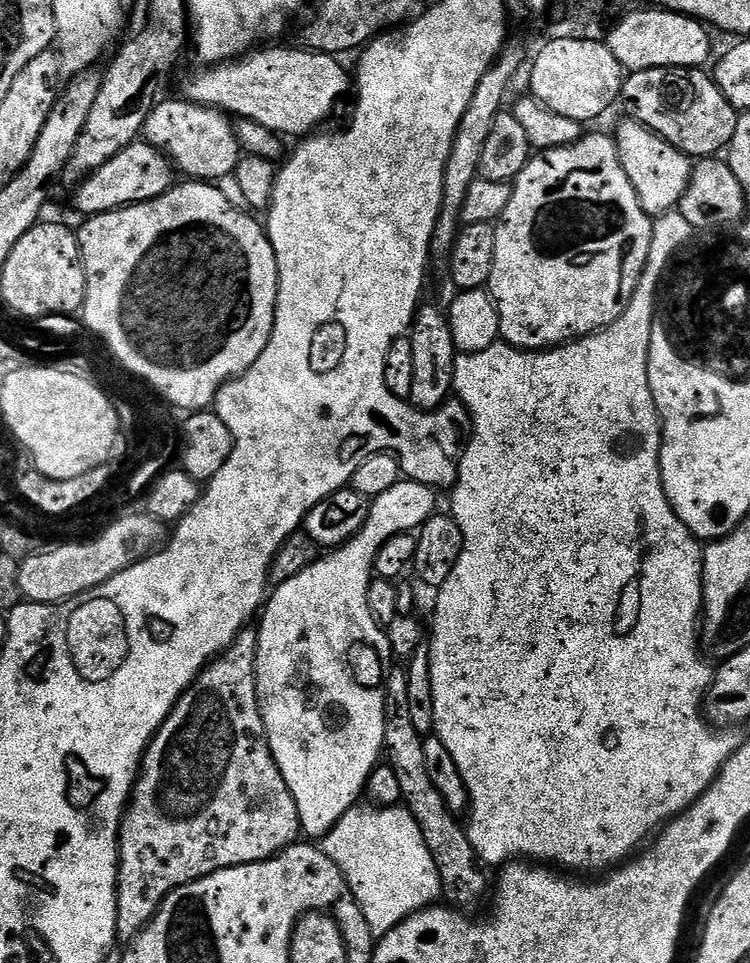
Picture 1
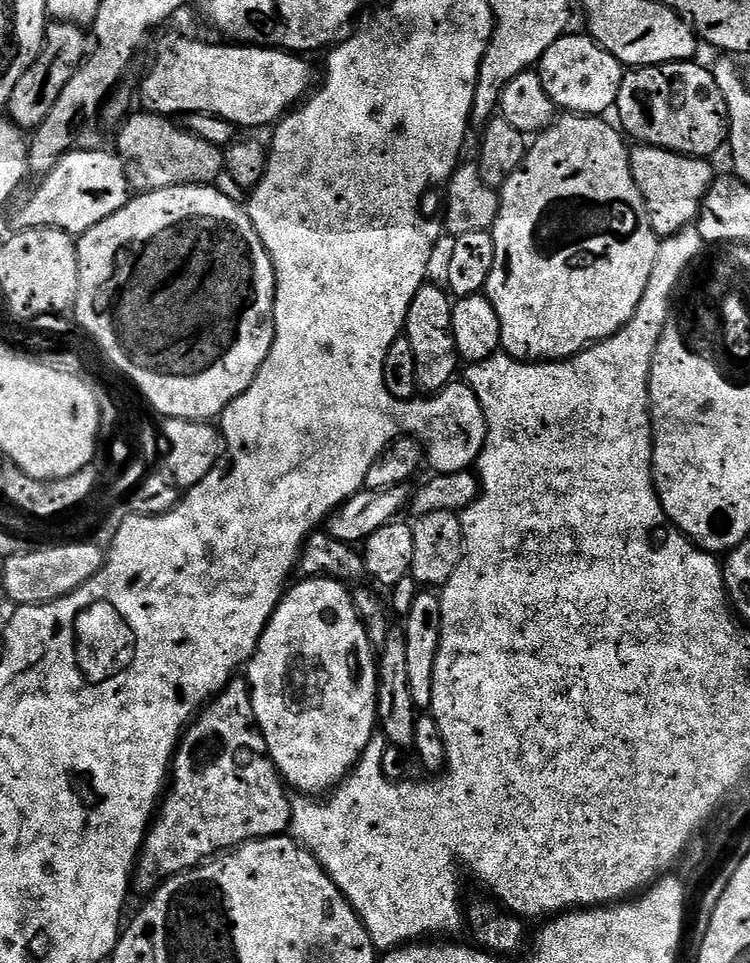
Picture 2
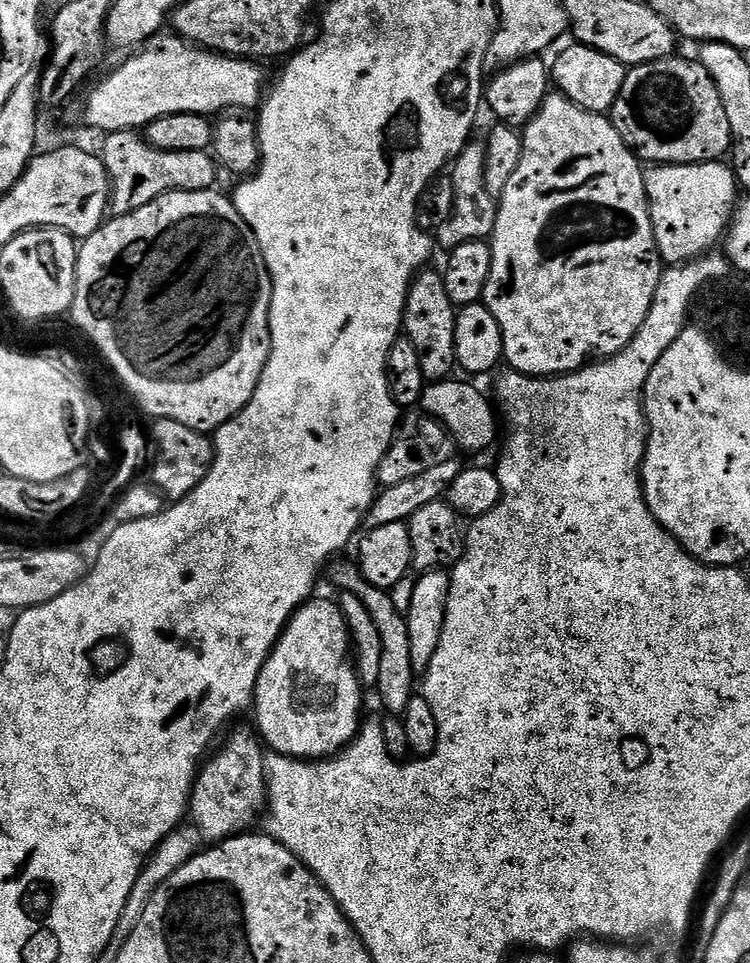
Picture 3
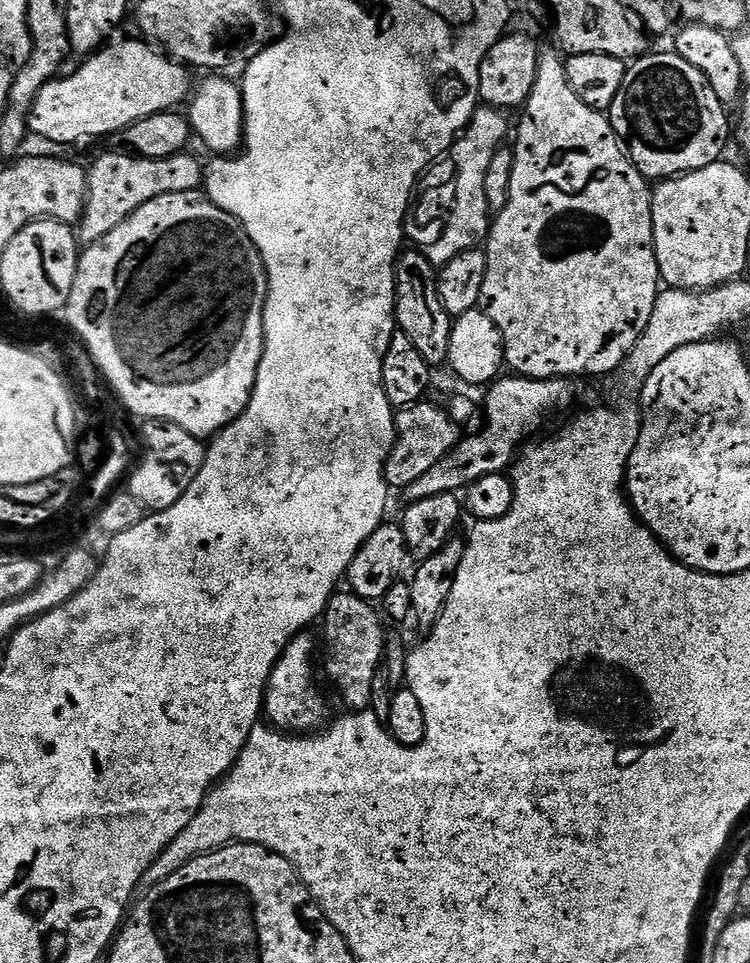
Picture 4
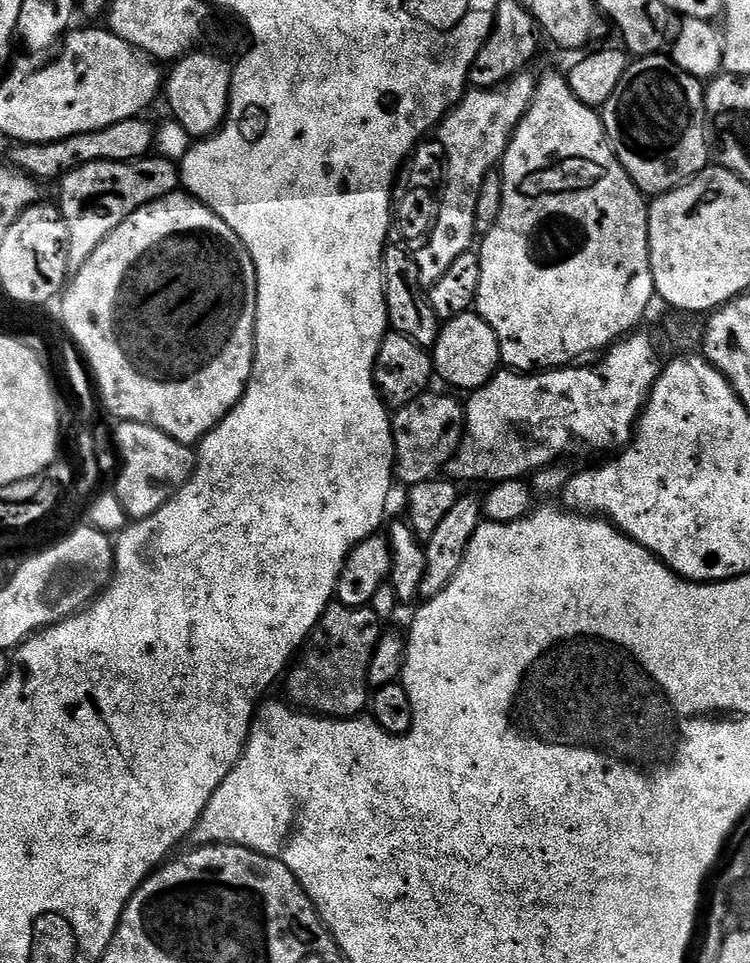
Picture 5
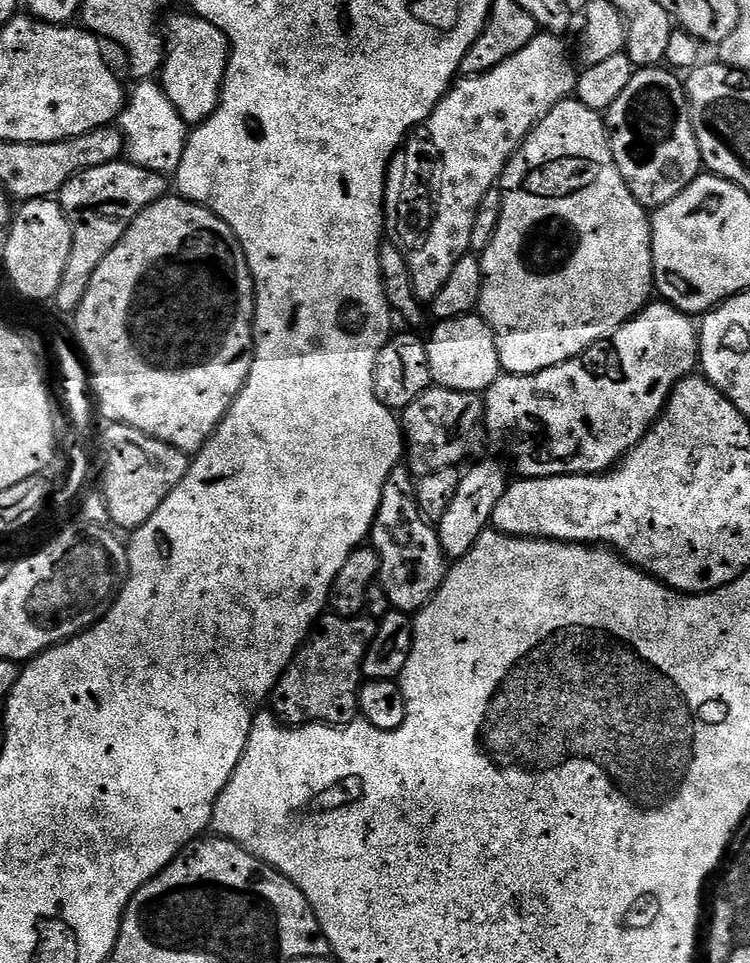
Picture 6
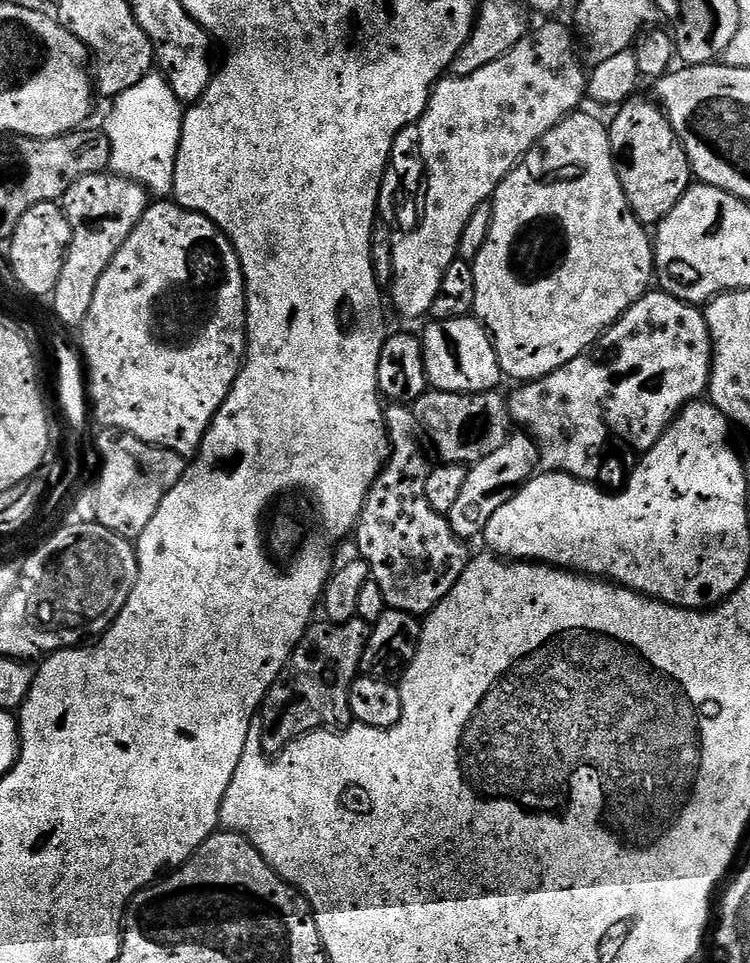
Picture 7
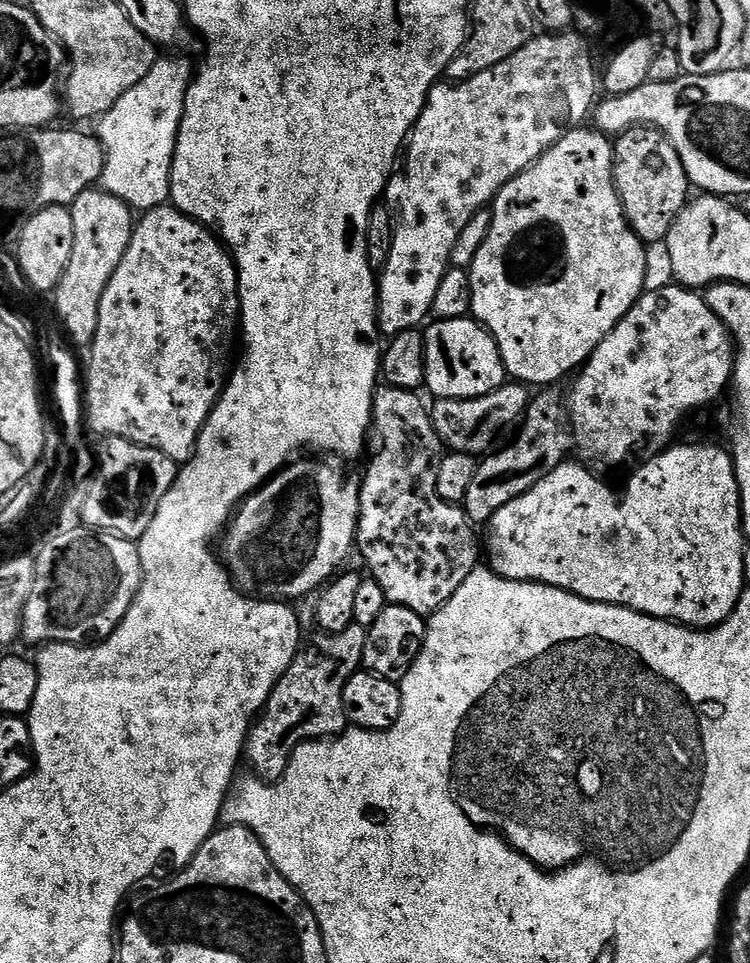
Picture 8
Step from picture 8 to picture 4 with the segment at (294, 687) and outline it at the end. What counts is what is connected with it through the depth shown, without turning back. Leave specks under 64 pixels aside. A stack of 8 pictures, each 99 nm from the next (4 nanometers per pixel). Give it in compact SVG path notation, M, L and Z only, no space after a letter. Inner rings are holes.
M351 590L333 592L324 608L324 672L336 687L344 704L354 711L371 709L374 678L379 675L384 662L384 624L381 613L369 601L355 596Z

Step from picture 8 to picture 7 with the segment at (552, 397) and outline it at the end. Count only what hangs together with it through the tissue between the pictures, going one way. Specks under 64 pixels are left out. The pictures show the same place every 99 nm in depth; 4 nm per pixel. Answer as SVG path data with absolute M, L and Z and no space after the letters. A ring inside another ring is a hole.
M520 430L509 435L494 454L486 454L477 464L471 465L466 474L466 482L462 485L462 495L454 502L454 507L447 512L450 526L456 531L457 536L465 542L472 542L472 539L483 533L486 522L499 510L506 506L510 498L519 492L521 486L537 475L540 468L540 448L527 431Z

